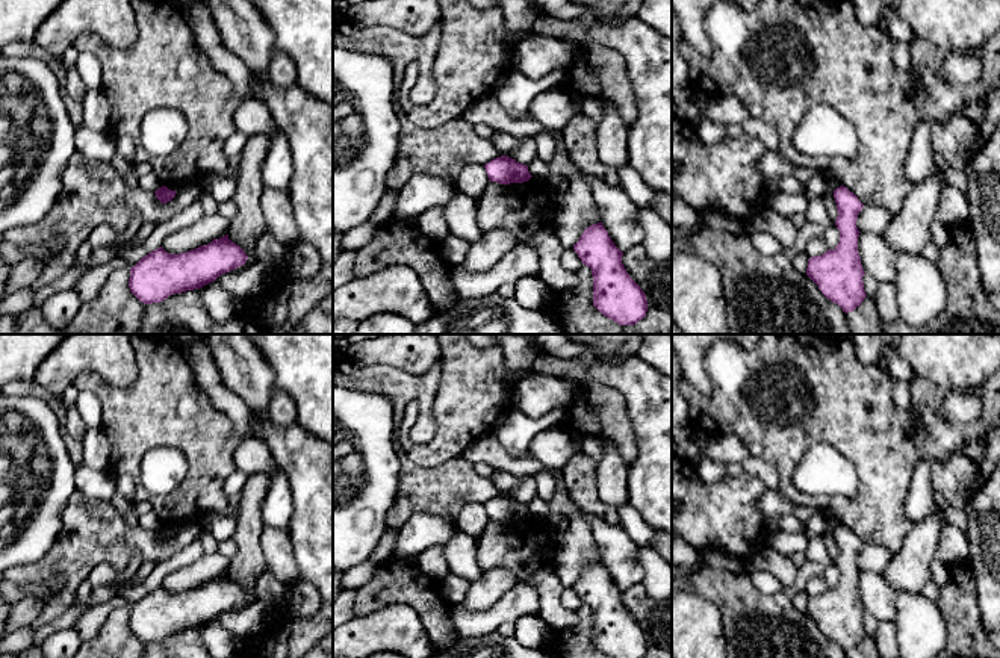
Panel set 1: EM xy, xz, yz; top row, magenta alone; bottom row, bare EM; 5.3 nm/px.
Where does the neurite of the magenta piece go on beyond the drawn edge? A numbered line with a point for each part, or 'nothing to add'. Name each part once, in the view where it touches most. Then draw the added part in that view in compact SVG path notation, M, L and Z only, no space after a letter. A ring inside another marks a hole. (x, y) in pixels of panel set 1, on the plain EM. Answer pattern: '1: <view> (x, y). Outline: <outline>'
nothing to add

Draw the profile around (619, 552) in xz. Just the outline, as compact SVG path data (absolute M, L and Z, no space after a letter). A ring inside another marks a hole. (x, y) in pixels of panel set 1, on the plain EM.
M582 514L592 526L593 537L601 549L601 561L614 584L622 591L641 584L644 570L637 558L638 546L626 531L620 525L608 525L595 516Z

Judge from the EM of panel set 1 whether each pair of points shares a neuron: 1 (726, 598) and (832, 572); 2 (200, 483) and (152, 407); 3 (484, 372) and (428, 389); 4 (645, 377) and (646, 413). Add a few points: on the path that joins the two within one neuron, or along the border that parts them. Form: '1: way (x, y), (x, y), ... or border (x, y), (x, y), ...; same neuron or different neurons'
1: border (825, 567), (822, 575); different neurons
2: way (200, 465), (200, 456), (170, 425); same neuron
3: border (440, 362), (439, 387), (434, 401), (428, 407); different neurons
4: way (645, 386), (646, 404); same neuron

